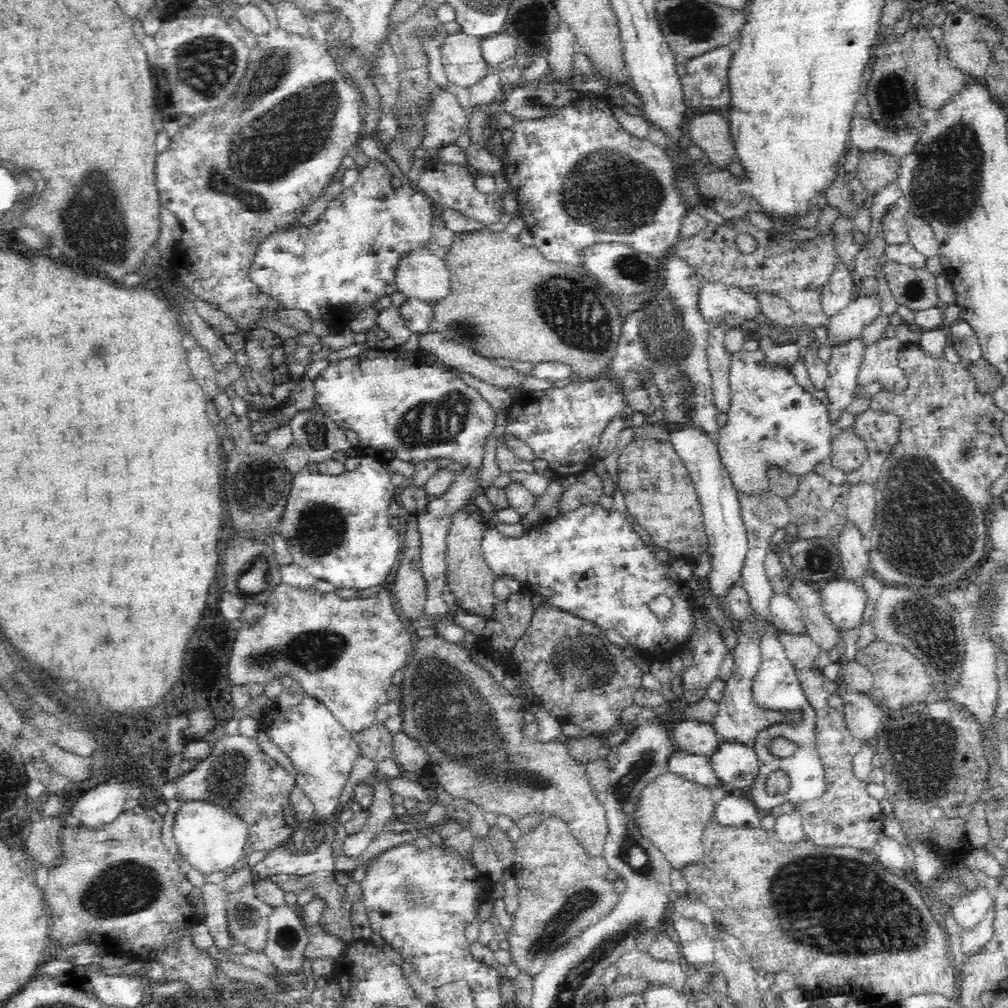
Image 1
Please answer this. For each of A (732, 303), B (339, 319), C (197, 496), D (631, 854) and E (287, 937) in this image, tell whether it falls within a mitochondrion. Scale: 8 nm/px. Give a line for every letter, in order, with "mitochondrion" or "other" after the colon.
A: other
B: other
C: other
D: mitochondrion
E: mitochondrion

